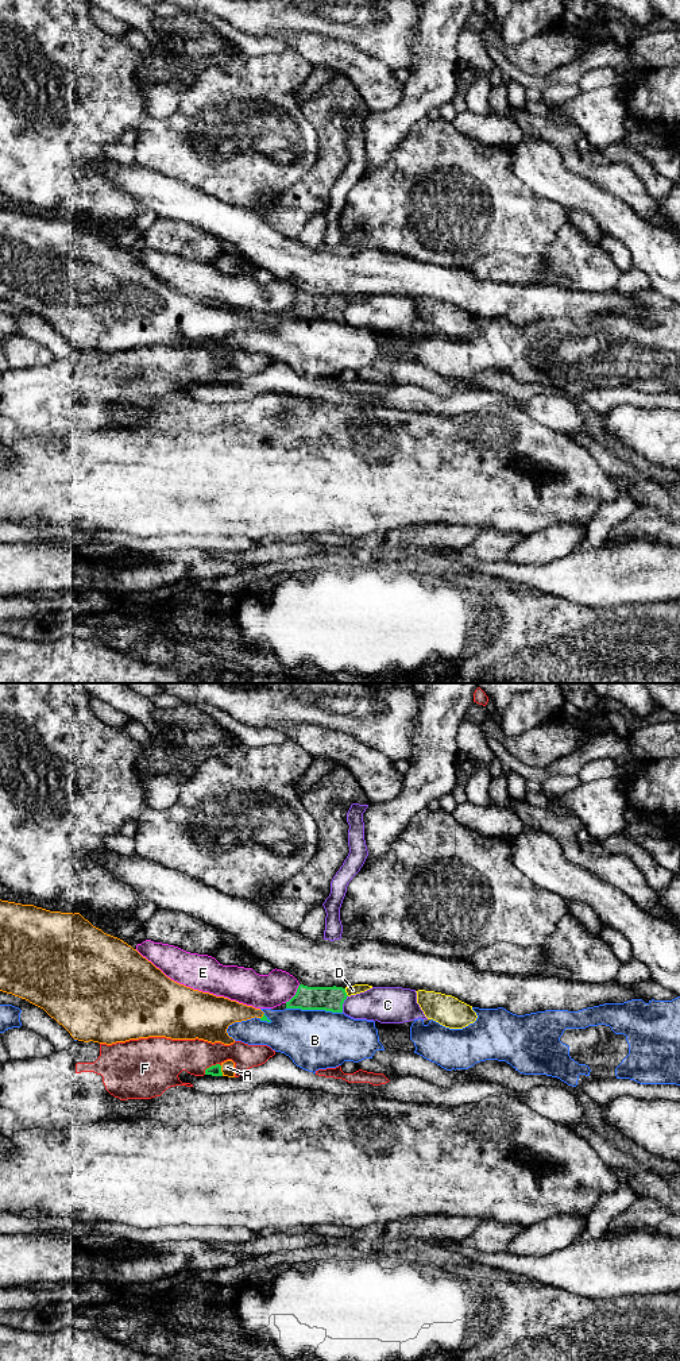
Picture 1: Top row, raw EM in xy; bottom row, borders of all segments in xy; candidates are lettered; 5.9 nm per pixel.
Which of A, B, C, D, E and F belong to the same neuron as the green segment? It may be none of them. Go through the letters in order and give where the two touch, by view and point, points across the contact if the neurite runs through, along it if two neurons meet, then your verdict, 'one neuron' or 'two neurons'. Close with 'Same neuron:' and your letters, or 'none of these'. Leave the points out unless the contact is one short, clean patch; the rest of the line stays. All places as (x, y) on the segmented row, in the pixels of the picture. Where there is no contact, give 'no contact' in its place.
A: xy (220, 1071) | one neuron
B: xy (315, 1009) | two neurons
C: xy (343, 1002) | two neurons
D: xy (346, 993) | along xy (344, 989), (348, 995) | two neurons
E: xy (296, 994) | along xy (300, 984), (297, 991), (285, 1002) | two neurons
F: xy (212, 1065) | two neurons
Same neuron: A

